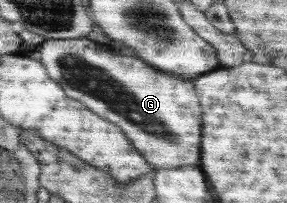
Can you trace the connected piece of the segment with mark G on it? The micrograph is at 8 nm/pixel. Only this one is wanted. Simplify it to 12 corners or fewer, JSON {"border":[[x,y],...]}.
{"border":[[88,37],[45,40],[69,98],[155,168],[200,162],[201,106],[169,76]]}

